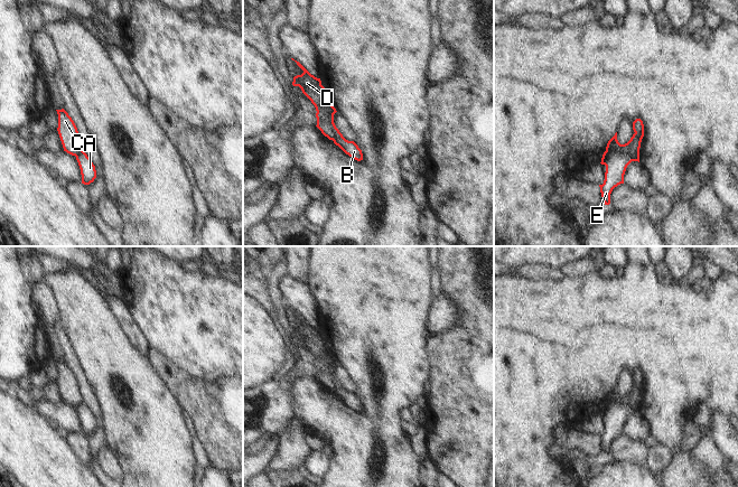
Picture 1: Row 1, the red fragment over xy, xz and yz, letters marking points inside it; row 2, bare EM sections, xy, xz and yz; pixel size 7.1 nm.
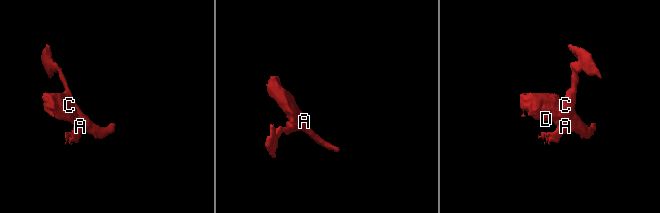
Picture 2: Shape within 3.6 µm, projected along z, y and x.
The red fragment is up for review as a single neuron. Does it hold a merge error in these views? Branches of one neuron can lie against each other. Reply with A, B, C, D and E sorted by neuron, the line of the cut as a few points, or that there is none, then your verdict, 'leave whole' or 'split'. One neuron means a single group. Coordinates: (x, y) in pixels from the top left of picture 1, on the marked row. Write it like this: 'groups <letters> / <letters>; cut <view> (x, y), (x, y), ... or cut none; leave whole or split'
groups A B E / C D; cut xz (327, 101), (324, 111), (332, 120), (334, 140); split

